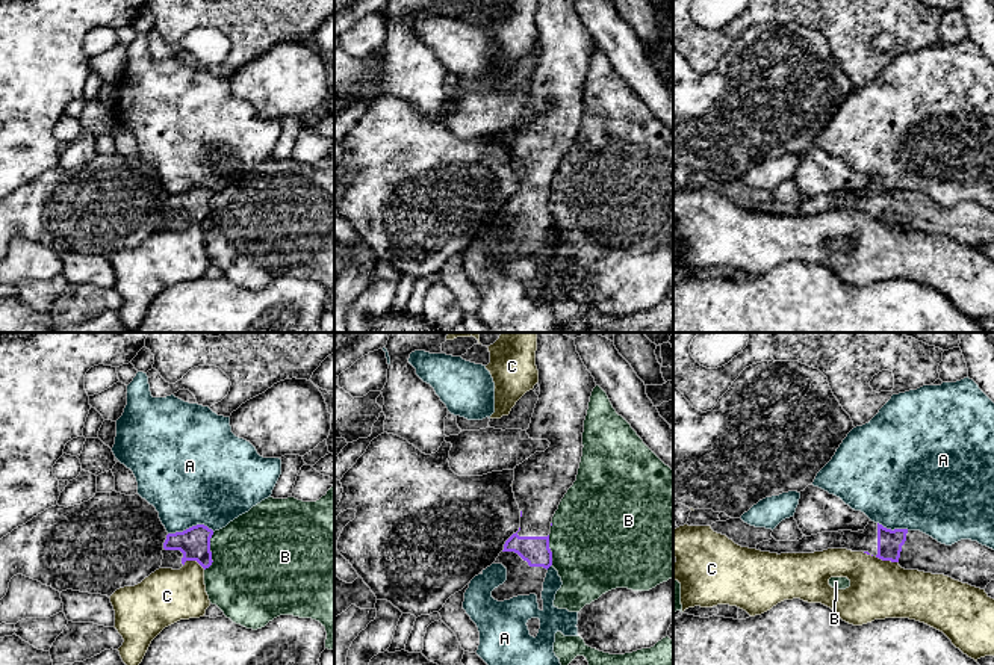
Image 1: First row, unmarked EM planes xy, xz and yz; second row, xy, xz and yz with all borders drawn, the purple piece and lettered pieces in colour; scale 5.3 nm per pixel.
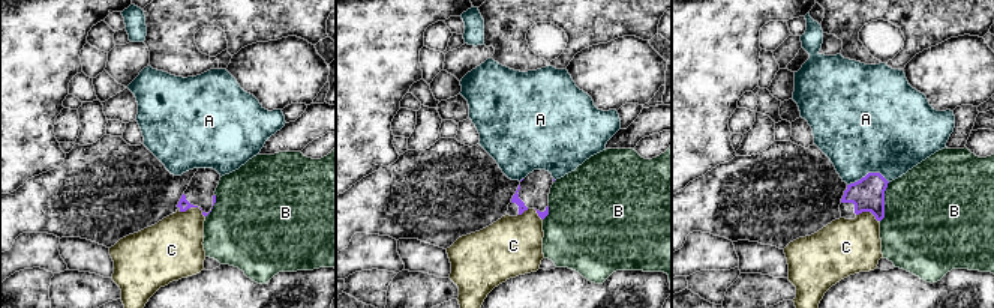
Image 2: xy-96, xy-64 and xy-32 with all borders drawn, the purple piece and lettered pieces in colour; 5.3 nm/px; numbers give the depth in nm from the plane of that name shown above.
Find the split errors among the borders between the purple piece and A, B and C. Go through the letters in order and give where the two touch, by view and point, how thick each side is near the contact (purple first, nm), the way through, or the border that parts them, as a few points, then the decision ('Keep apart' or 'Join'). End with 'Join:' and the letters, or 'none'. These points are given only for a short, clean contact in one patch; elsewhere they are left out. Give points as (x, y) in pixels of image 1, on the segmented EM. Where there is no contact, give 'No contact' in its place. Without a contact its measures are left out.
A: Touches purple at xy (192, 526). Thickness 170 nm (purple) against 480 nm. Boundary: xy (214, 531), (203, 525), (192, 525), (168, 534). Keep apart
B: Touches purple at xy (211, 552). Thickness 170 nm (purple) against 480 nm. Boundary: xy (214, 532), (211, 538), (212, 562), (205, 570). Keep apart
C: Touches purple at xy (194, 559). Thickness 170 nm (purple) against 300 nm. Boundary: xy (183, 562), (197, 561), (205, 569). Keep apart
Join: none

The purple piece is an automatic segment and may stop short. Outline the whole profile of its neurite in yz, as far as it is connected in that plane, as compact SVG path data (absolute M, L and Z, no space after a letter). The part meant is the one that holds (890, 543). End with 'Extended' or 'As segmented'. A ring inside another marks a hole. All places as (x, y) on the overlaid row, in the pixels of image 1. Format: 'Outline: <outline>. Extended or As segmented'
Outline: M868 521L864 530L822 532L799 541L756 544L770 553L814 553L828 549L864 552L882 561L897 562L905 570L944 574L962 583L985 589L994 580L994 550L971 540L946 546L920 530L887 529Z. Extended

